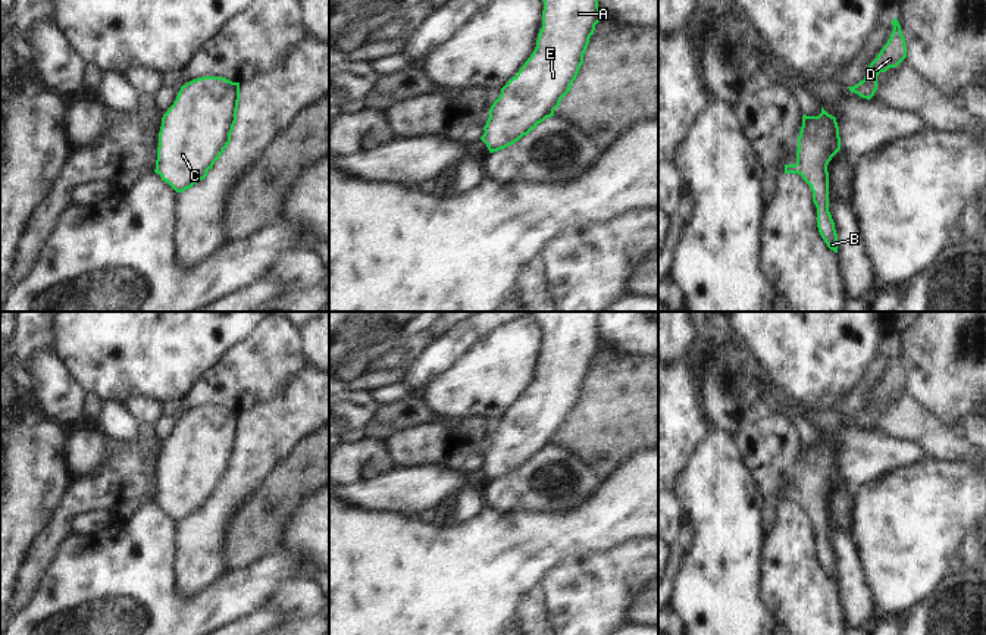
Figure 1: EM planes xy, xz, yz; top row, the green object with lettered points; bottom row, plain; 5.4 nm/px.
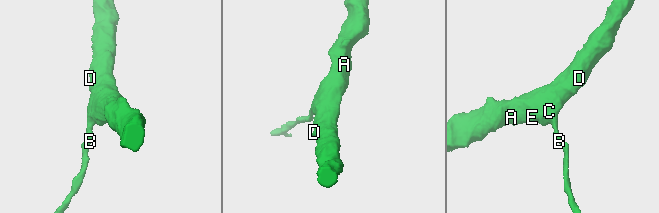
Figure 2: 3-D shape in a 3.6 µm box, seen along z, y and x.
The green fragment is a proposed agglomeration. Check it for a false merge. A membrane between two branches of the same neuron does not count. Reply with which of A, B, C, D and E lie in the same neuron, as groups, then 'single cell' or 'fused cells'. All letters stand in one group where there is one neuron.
A B C D E; single cell

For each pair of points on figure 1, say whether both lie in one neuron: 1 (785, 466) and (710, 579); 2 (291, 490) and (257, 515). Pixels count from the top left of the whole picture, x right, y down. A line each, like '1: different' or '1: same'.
1: different
2: same

